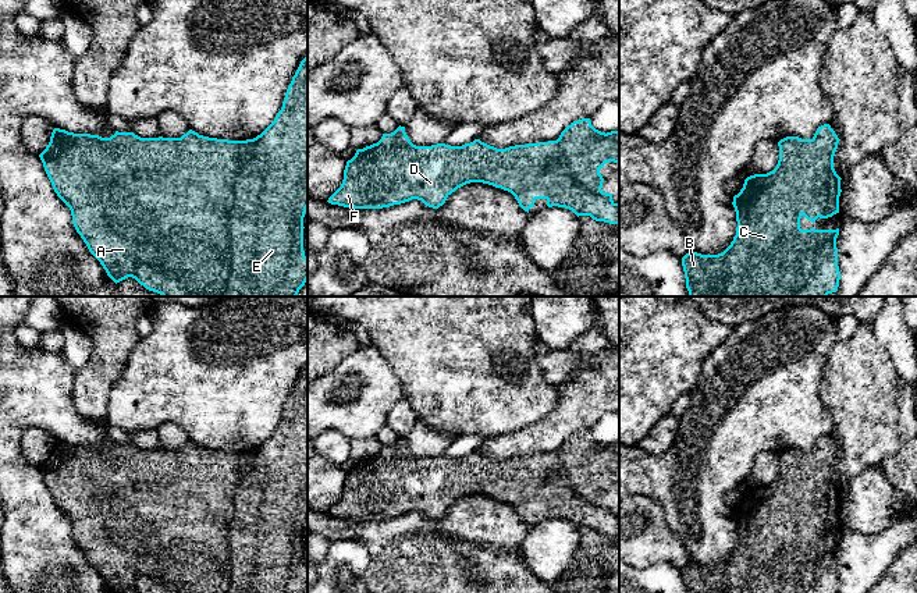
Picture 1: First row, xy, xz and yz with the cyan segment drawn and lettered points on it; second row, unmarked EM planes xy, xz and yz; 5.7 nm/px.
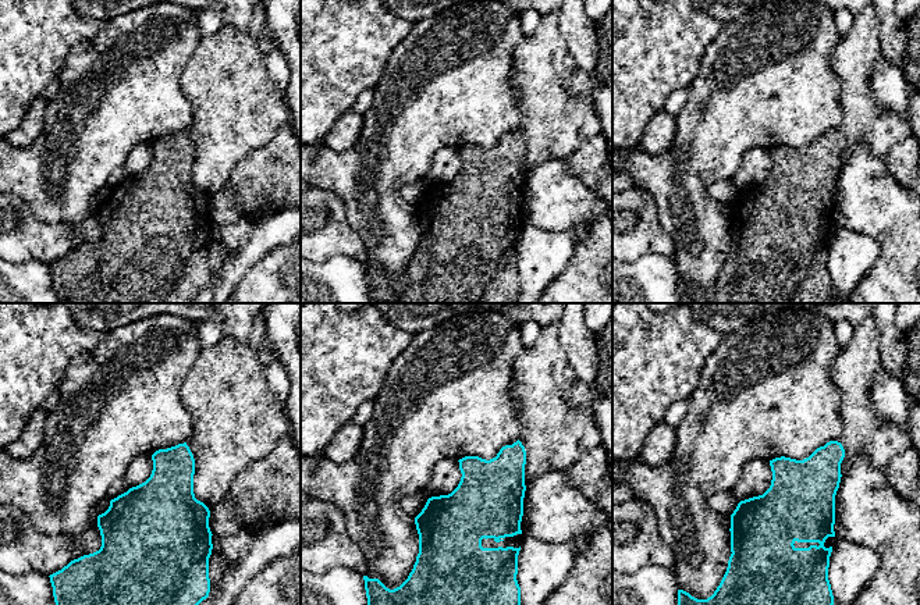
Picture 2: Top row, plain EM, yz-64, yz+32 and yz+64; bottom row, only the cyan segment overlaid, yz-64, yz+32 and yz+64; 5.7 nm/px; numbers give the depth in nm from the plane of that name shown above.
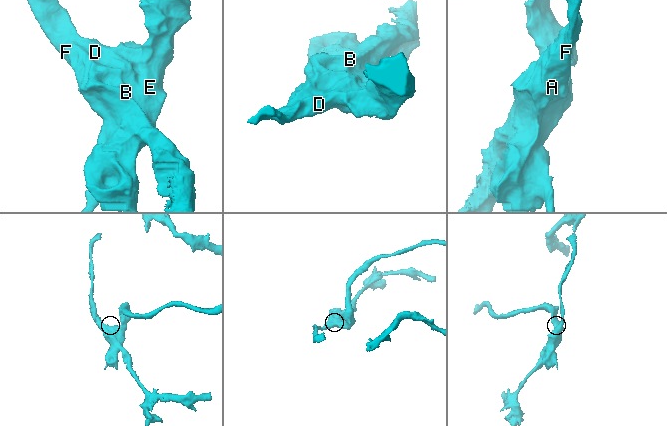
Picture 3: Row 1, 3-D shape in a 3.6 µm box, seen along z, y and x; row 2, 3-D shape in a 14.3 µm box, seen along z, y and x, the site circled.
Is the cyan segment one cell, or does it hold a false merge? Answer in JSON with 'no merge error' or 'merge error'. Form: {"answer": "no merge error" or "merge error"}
{"answer": "merge error"}

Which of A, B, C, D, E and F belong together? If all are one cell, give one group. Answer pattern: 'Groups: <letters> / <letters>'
Groups: A B C D F / E

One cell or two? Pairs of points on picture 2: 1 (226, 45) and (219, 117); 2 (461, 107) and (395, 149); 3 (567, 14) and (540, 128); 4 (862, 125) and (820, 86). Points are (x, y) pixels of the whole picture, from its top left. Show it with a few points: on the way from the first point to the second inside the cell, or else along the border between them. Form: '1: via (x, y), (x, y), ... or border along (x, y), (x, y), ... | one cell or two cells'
1: via (226, 63), (223, 70), (223, 99) | one cell
2: via (444, 107), (437, 114), (432, 114), (412, 134) | one cell
3: border along (558, 14), (558, 32), (575, 66) | two cells
4: border along (834, 74), (839, 82), (841, 124), (837, 128) | two cells

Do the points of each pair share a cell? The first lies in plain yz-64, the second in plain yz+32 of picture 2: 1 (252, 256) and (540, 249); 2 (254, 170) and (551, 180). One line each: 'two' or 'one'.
1: one
2: two

